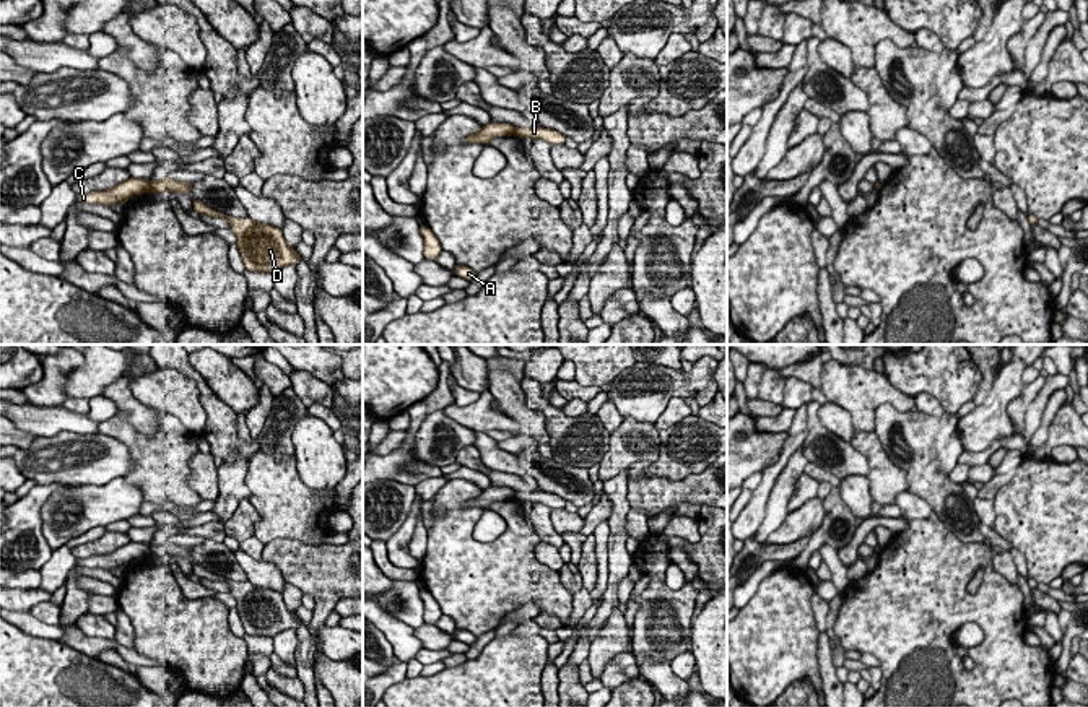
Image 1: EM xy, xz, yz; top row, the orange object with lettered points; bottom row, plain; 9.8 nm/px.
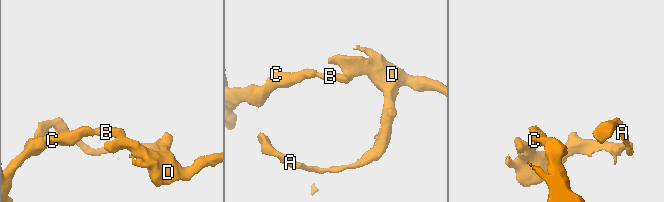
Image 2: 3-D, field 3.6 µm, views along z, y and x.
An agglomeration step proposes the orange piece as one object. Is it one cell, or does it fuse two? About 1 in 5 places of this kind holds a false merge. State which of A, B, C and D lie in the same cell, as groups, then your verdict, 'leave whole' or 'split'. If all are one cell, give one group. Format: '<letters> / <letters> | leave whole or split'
A B D / C | split

